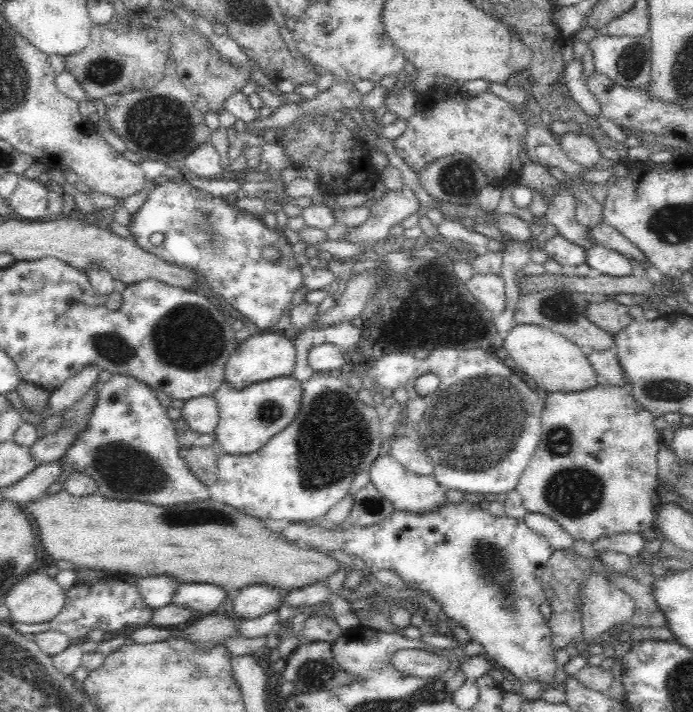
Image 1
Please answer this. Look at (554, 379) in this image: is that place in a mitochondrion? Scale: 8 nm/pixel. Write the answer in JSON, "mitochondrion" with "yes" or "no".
{"mitochondrion":"no"}

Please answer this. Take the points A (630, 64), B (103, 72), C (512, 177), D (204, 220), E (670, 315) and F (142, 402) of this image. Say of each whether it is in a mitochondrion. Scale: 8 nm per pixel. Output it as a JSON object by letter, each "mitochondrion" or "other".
{"A":"mitochondrion","B":"mitochondrion","C":"other","D":"mitochondrion","E":"other","F":"other"}

